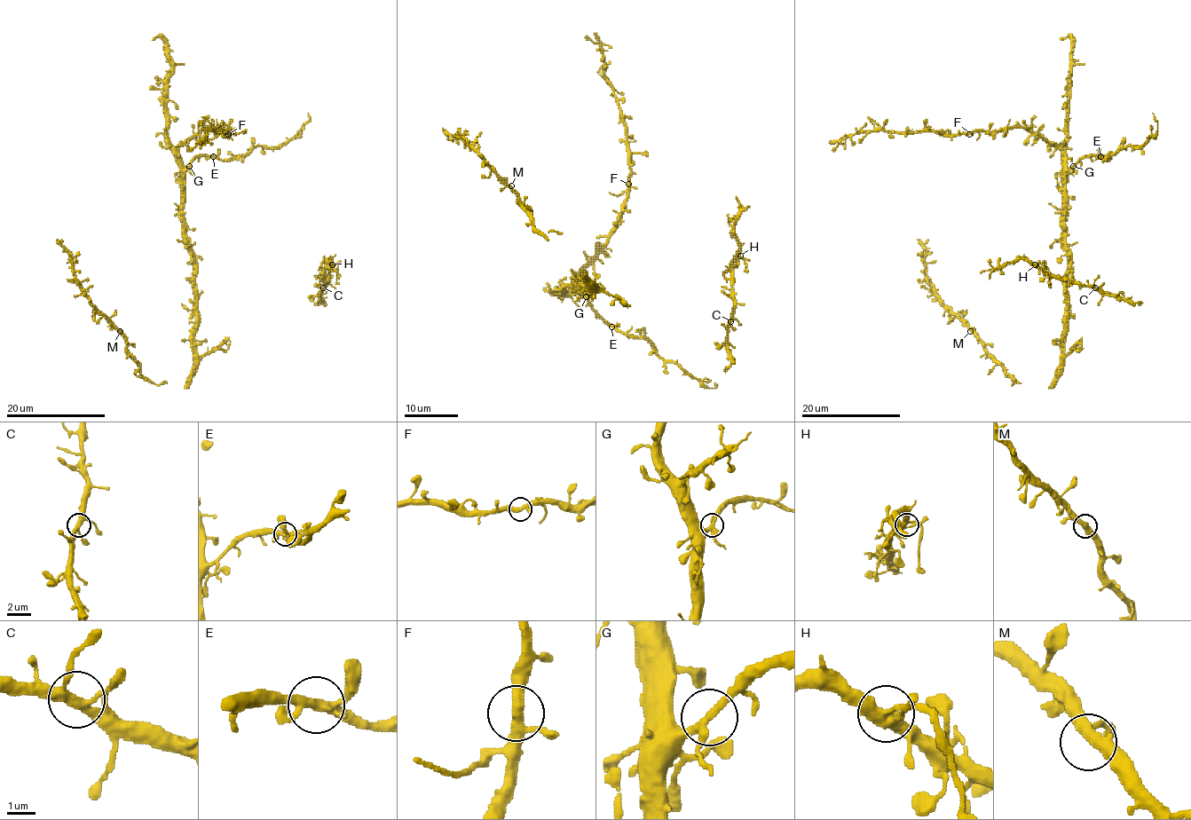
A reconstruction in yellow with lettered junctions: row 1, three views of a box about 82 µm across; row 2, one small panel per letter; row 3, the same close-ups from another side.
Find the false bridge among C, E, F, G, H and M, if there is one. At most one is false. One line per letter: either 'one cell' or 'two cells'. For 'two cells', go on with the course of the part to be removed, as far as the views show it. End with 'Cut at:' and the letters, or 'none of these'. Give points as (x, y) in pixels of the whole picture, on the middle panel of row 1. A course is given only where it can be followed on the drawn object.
C: one cell
E: one cell
F: one cell
G: one cell
H: one cell
M: one cell
Cut at: none of these

